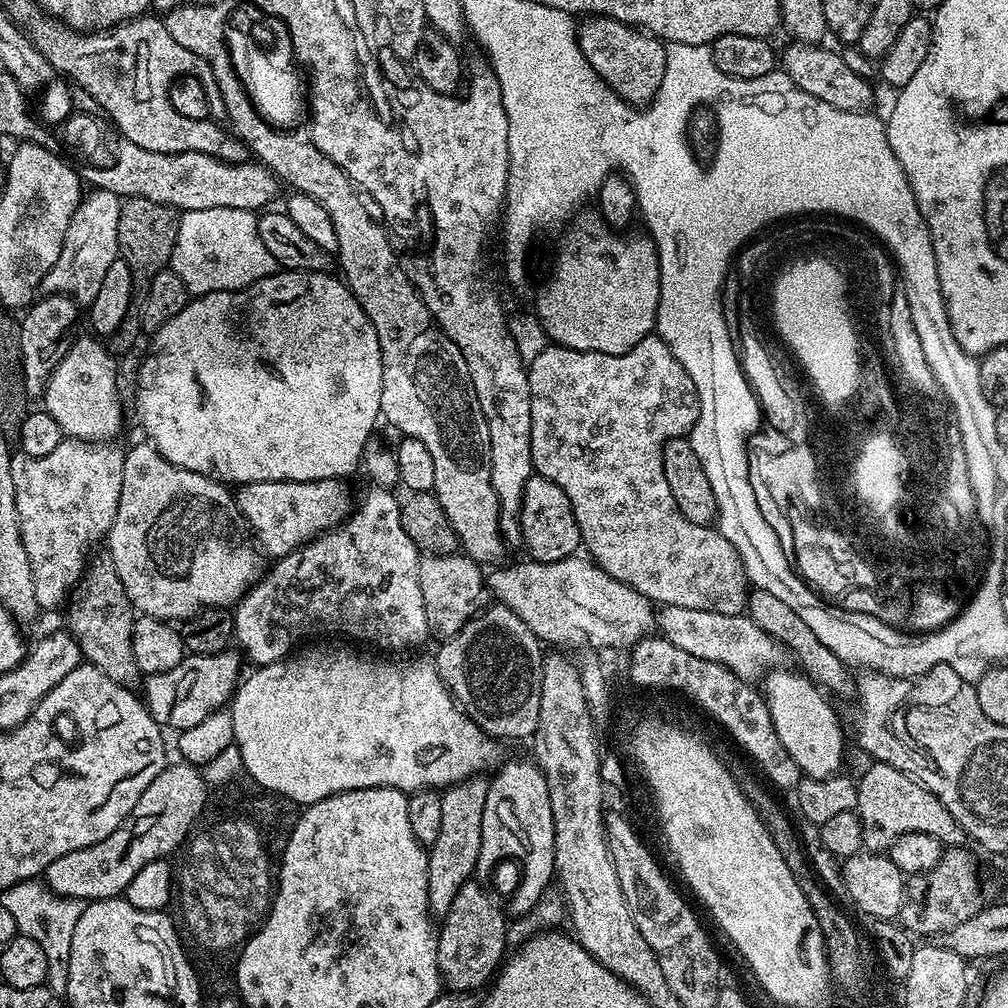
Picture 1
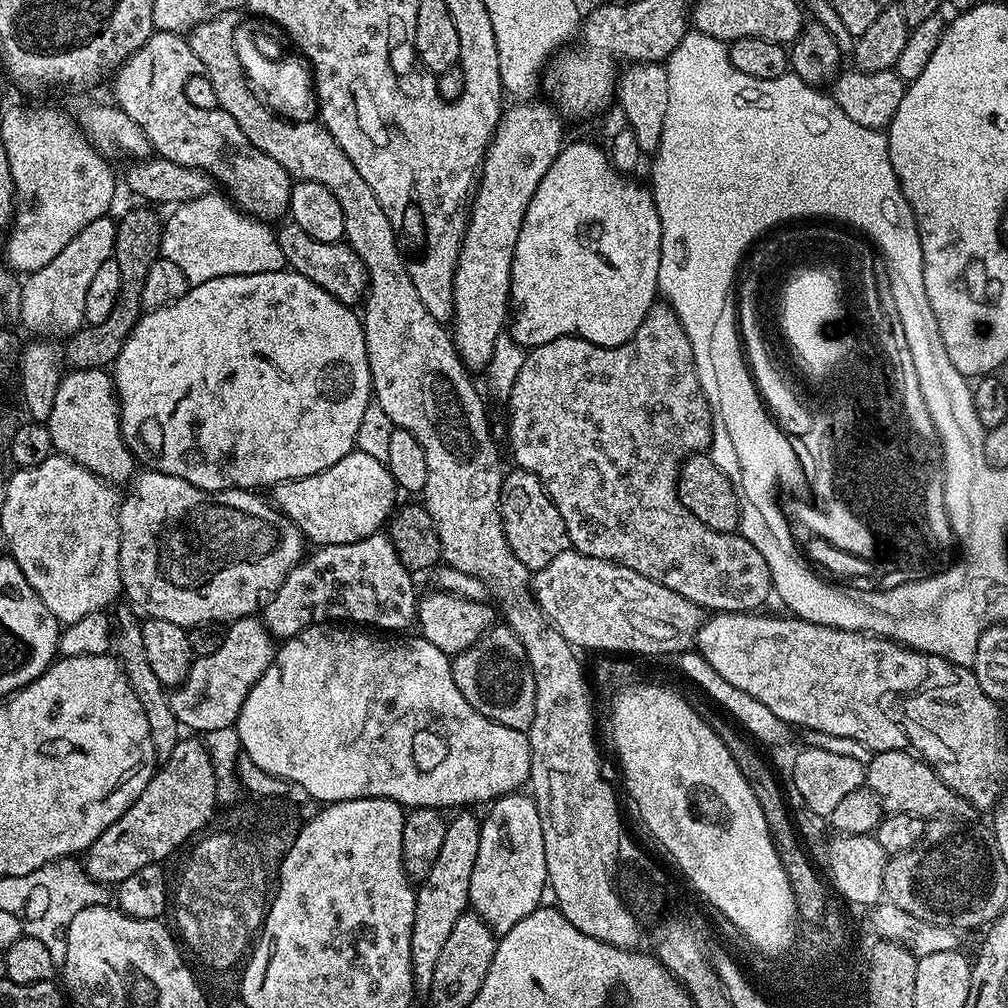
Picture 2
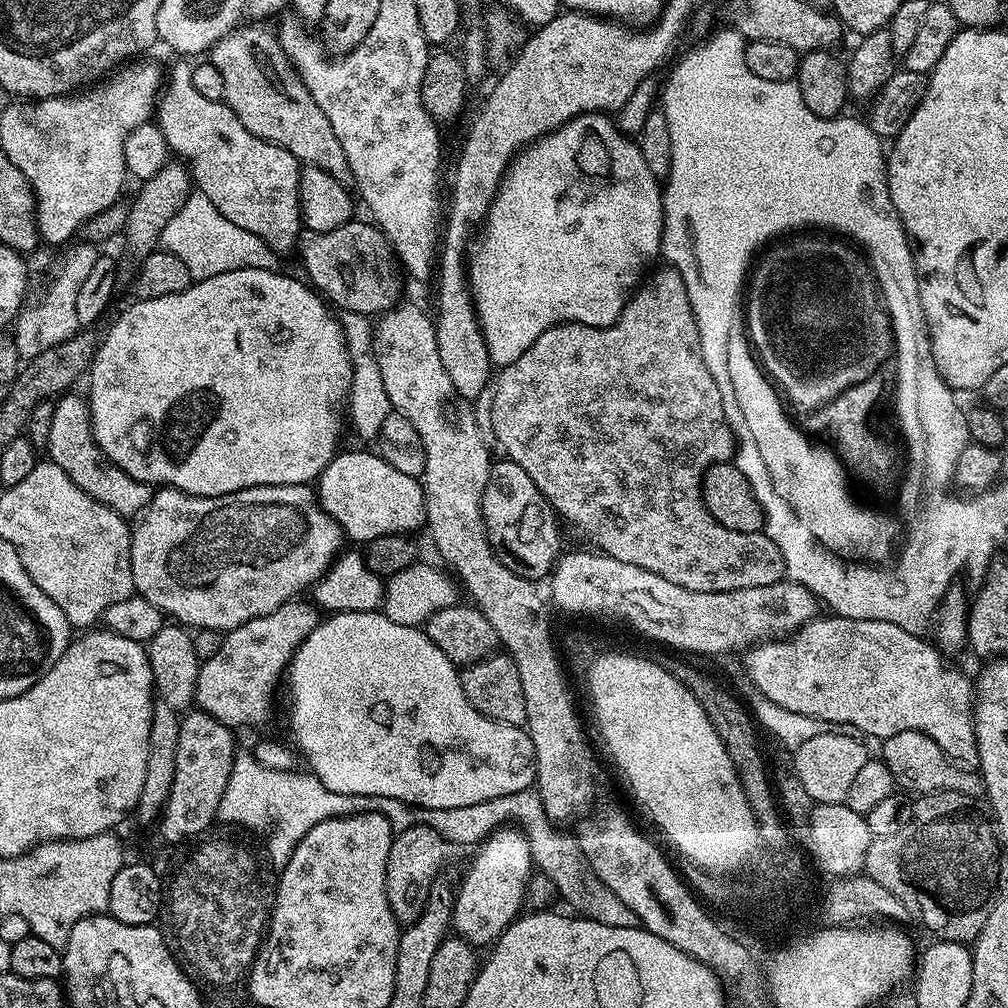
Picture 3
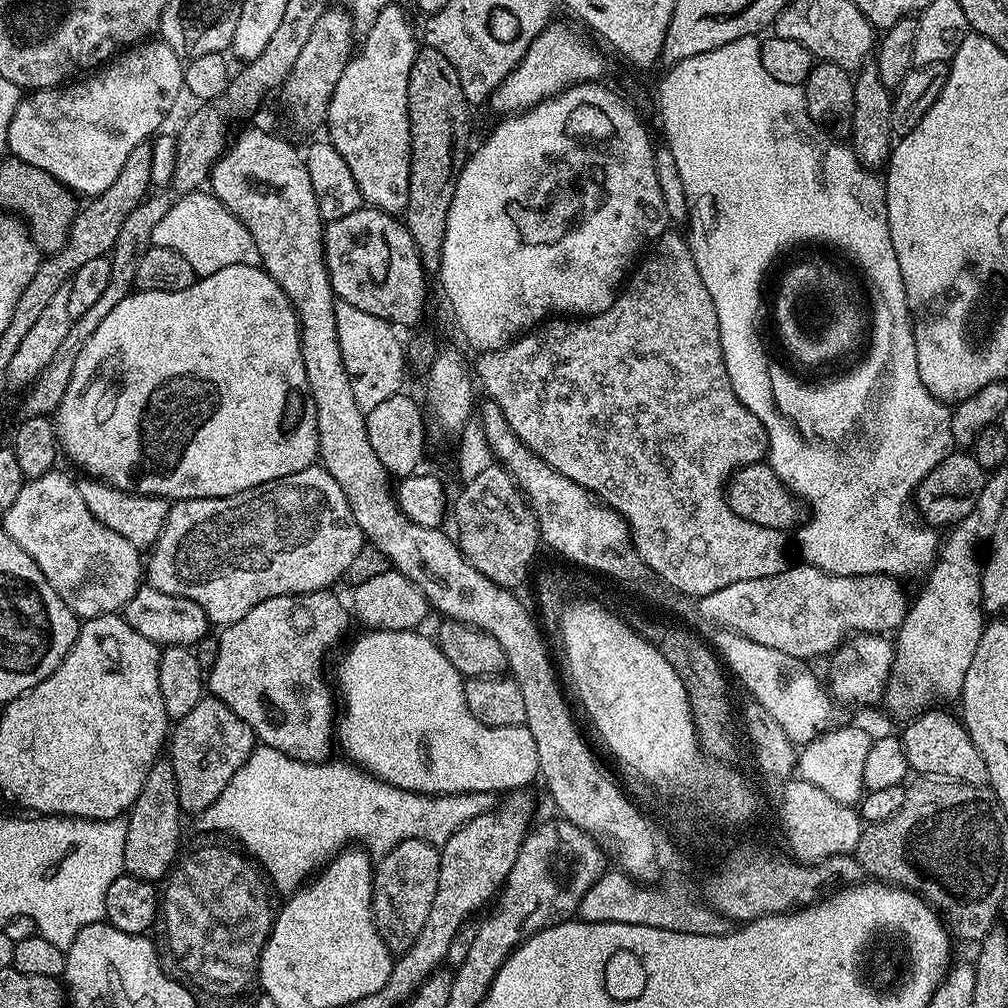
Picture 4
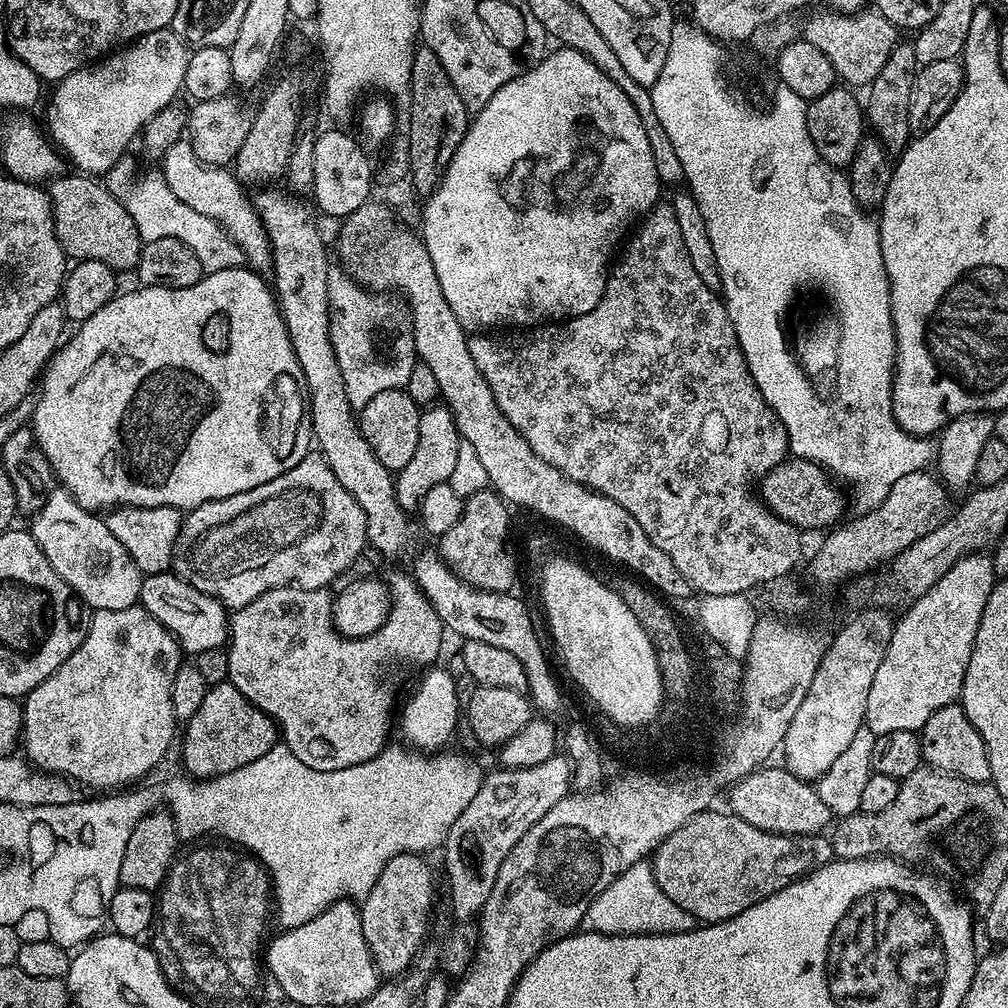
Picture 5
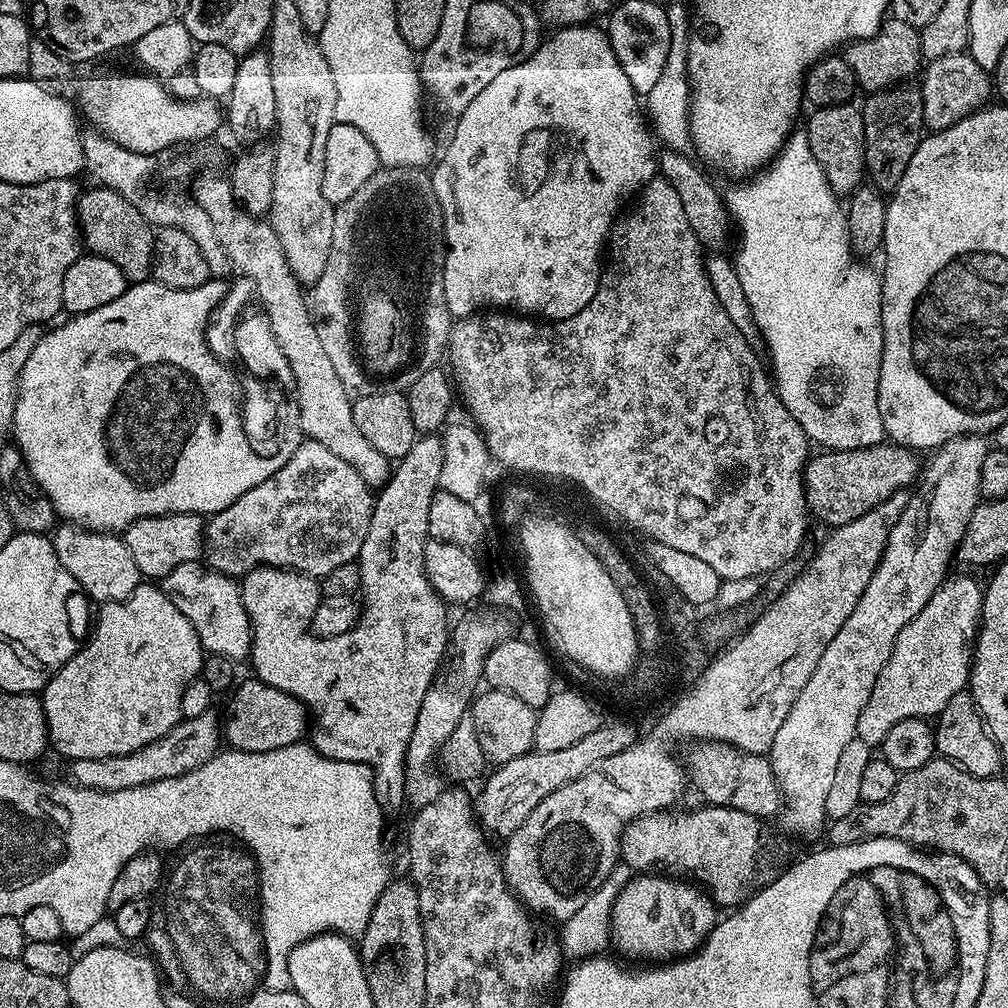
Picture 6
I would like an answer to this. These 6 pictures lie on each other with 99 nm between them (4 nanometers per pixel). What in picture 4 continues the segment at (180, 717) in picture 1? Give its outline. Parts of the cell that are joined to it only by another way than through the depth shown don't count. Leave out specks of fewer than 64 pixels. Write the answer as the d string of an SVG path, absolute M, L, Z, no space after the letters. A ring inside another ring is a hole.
M325 590L323 592L301 592L294 596L279 596L278 598L270 598L266 602L258 602L258 606L254 606L254 610L250 610L250 614L246 614L238 622L227 625L223 629L224 633L219 633L218 639L218 658L214 658L214 666L207 669L206 672L206 688L211 695L216 696L230 710L234 710L234 714L238 714L238 718L242 718L242 722L246 722L246 726L250 726L250 730L255 734L259 743L265 748L275 744L279 750L292 753L295 758L302 758L304 764L323 764L329 759L328 756L334 752L334 721L338 716L338 708L332 705L332 696L334 700L334 692L328 689L328 684L324 681L324 676L320 671L324 668L324 655L335 646L340 640L340 635L344 632L344 608L340 605L340 600L335 596L335 591Z

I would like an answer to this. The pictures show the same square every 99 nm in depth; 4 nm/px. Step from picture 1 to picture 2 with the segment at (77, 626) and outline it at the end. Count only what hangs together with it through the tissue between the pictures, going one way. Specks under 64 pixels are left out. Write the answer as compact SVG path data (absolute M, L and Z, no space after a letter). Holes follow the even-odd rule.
M131 607L119 608L115 609L117 610L116 616L114 612L116 623L114 652L124 667L124 673L128 676L138 702L142 702L142 710L146 713L146 723L150 725L150 742L154 742L154 754L157 761L163 762L166 758L170 758L170 754L174 754L174 746L178 746L182 738L182 726L172 709L169 689L165 688L162 682L158 682L154 670L150 670L150 662L146 662L146 646L142 646L142 630L140 629L141 617Z

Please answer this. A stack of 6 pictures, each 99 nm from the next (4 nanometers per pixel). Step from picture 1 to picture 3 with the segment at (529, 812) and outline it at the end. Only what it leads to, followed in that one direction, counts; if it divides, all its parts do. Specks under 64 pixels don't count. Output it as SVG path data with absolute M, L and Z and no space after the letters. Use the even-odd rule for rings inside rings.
M502 826L496 829L481 843L477 851L479 852L476 858L456 892L456 902L452 908L452 928L460 939L467 941L472 947L482 948L485 943L495 943L512 921L519 917L522 910L520 908L524 906L527 897L527 884L534 874L534 865L529 840L516 826Z

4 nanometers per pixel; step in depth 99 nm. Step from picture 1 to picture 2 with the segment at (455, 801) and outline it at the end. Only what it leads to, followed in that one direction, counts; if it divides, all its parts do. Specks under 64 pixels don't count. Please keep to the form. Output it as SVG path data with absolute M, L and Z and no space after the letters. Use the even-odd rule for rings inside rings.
M460 810L451 817L446 826L446 839L442 841L442 850L430 874L419 881L416 888L416 905L414 906L414 926L410 934L410 962L412 963L412 981L416 992L431 993L434 982L434 965L438 962L440 951L446 947L454 922L469 911L468 895L470 894L470 874L474 868L478 853L480 836L479 819L472 817L468 810Z

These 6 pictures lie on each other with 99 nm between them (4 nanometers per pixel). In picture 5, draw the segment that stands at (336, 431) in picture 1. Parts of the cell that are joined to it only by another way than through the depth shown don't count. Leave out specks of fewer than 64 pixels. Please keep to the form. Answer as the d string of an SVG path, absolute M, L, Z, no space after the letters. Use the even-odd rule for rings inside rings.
M247 266L209 272L194 286L185 288L149 288L137 287L137 292L124 292L113 296L98 314L79 321L76 333L69 335L56 349L38 384L38 395L35 397L36 409L30 421L30 427L42 454L52 467L52 476L65 488L76 501L89 512L99 513L100 508L153 508L170 506L181 510L191 510L206 502L230 498L254 486L262 486L298 466L302 458L309 455L308 443L313 443L312 425L310 423L310 404L302 387L304 375L298 366L294 346L288 337L284 325L284 316L276 301L273 289L264 281L259 272L253 272ZM221 312L228 323L228 349L225 352L211 352L204 345L204 323L211 316Z

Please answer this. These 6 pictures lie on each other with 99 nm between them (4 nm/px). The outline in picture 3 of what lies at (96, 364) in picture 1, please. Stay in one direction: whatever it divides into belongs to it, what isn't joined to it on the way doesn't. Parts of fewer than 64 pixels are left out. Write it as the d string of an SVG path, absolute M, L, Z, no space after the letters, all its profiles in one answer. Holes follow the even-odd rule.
M61 395L55 401L54 418L50 422L50 434L46 441L47 459L51 463L62 466L62 470L66 470L66 474L72 479L74 486L86 490L86 494L90 494L90 498L111 506L119 516L125 518L139 516L144 507L152 500L153 485L143 484L130 478L130 474L126 474L126 470L122 470L114 462L105 460L104 452L96 444L92 433L92 418L88 414L87 399L83 395L72 395Z

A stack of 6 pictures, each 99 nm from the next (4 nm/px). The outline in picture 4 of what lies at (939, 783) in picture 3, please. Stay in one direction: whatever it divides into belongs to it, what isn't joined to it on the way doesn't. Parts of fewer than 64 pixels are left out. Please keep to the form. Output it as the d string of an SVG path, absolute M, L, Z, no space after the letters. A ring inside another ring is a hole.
M925 710L919 716L909 719L902 731L900 741L906 754L906 762L913 773L924 778L943 778L958 784L988 784L986 762L978 754L978 746L970 738L959 719L954 720L944 712Z

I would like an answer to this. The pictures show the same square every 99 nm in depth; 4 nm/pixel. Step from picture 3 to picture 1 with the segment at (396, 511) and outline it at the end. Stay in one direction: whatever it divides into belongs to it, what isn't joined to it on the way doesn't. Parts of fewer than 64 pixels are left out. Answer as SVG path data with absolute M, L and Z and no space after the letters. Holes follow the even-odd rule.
M343 479L314 482L250 482L235 489L234 499L236 509L240 511L243 523L250 529L254 540L256 535L255 543L265 553L268 551L272 558L279 558L309 540L316 539L328 529L340 527L348 519L354 508L354 496L352 500L352 492L344 484L347 483Z

